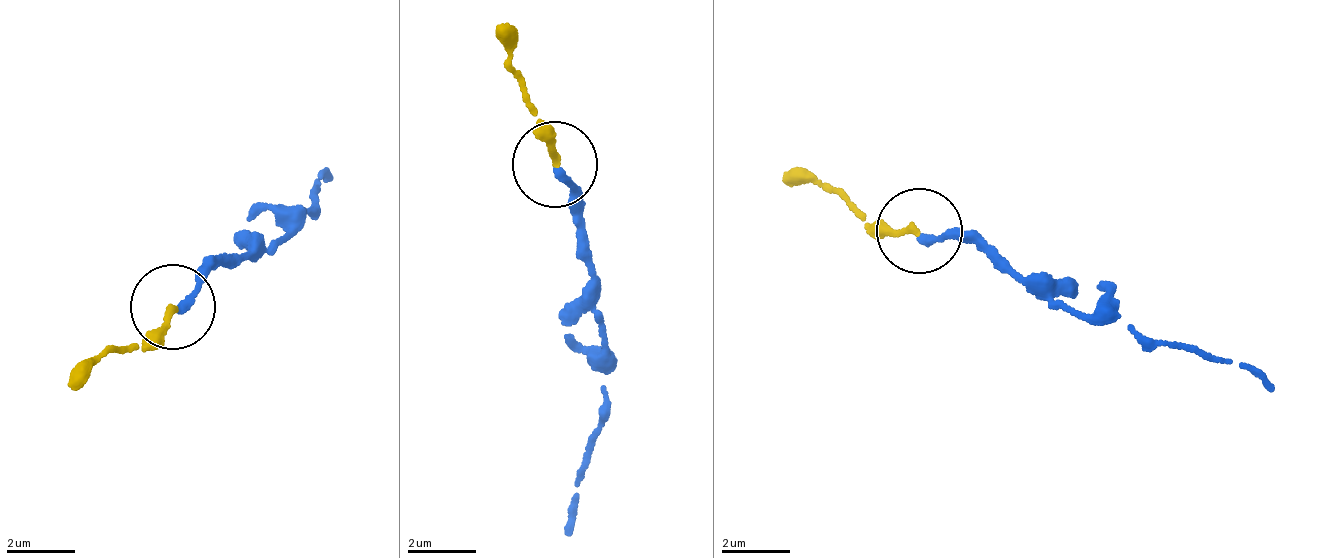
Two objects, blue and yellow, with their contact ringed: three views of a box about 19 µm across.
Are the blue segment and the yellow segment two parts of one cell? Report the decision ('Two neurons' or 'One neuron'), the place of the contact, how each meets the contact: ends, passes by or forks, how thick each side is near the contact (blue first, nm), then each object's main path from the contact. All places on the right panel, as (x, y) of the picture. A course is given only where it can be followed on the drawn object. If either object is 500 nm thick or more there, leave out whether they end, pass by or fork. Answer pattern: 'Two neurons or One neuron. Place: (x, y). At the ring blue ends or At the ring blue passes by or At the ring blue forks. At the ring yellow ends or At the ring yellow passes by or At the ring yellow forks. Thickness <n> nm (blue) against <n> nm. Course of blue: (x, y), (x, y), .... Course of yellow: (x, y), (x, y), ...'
One neuron. Place: (919, 230). At the ring blue ends. At the ring yellow ends. Thickness 220 nm (blue) against 190 nm. Course of blue: (920, 230), (996, 247), (1059, 307), (1122, 316), (1181, 350), (1249, 364), (1276, 385). Course of yellow: (920, 230), (860, 223), (836, 189), (784, 177)

